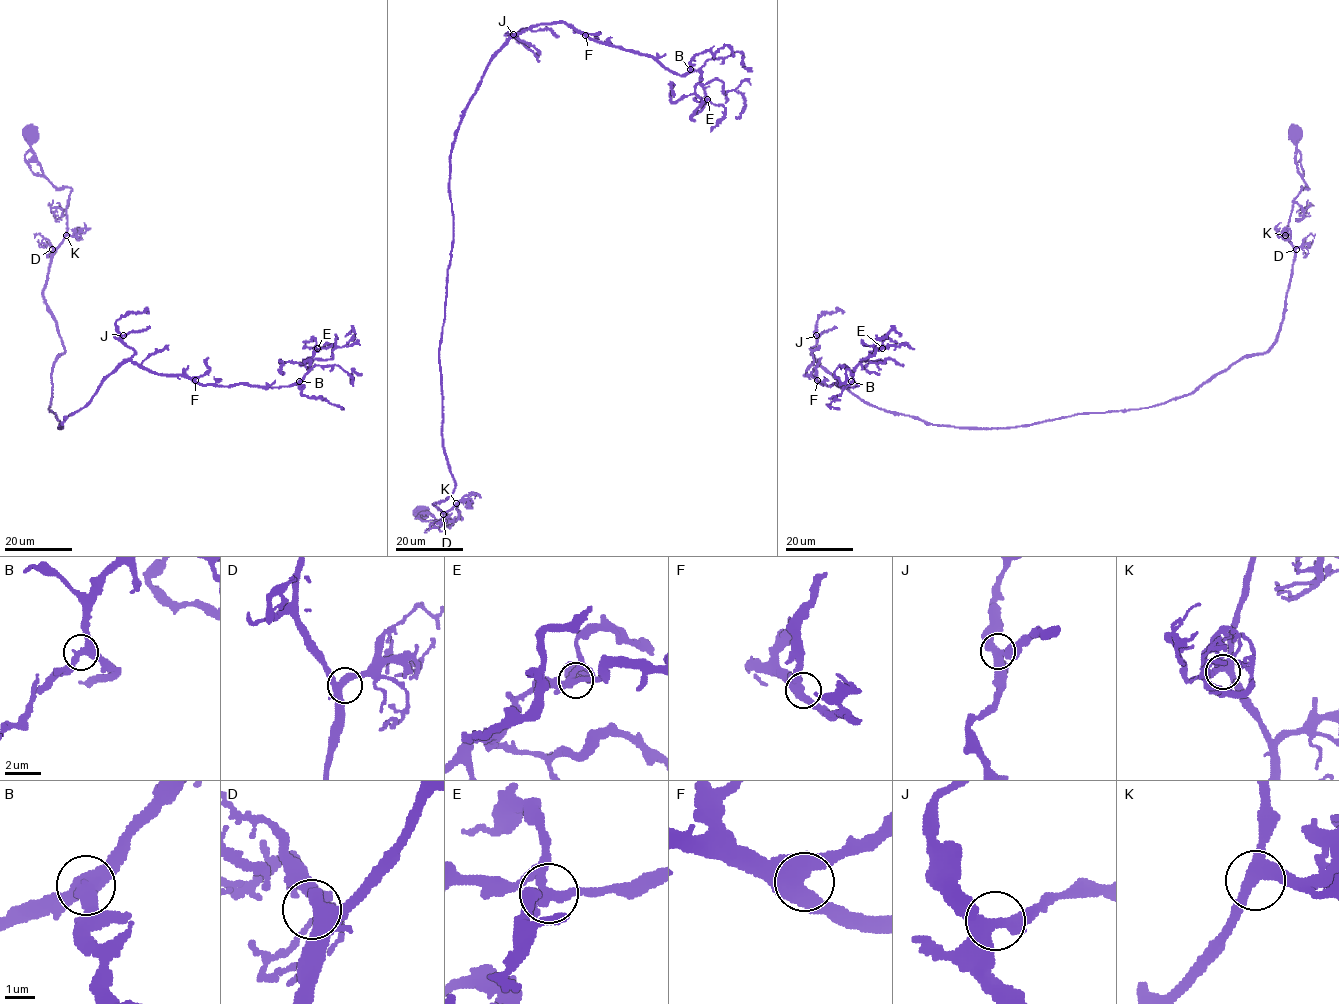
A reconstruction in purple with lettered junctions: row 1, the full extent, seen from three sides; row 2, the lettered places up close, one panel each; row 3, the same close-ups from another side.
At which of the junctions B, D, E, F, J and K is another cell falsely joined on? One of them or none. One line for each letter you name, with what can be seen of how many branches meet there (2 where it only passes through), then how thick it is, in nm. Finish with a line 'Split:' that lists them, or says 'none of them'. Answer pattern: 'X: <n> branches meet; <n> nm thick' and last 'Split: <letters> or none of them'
Split: none of them

